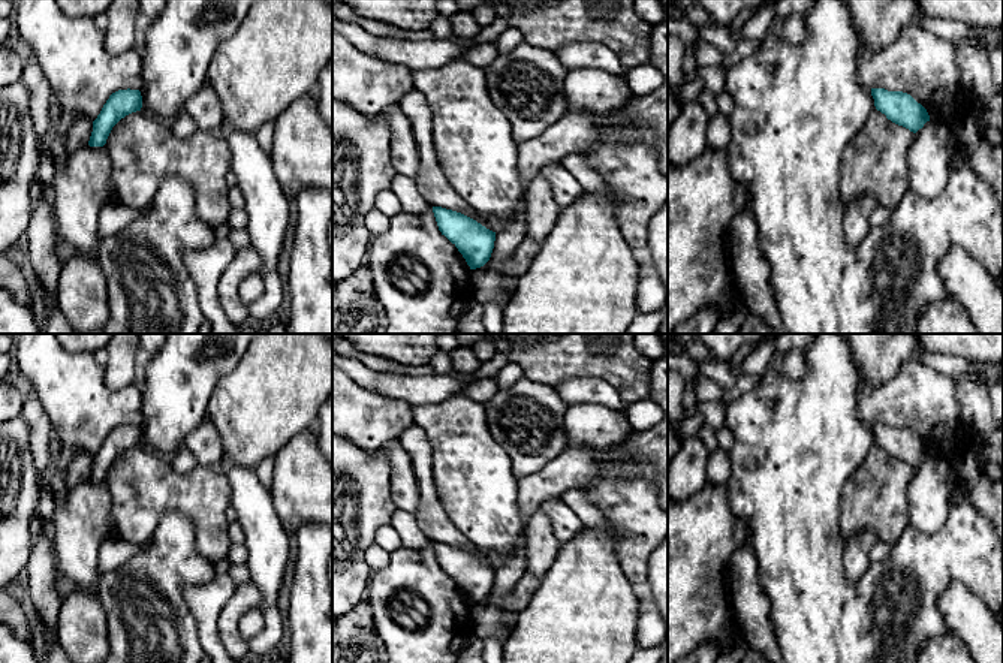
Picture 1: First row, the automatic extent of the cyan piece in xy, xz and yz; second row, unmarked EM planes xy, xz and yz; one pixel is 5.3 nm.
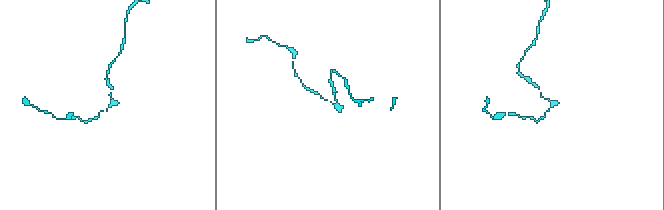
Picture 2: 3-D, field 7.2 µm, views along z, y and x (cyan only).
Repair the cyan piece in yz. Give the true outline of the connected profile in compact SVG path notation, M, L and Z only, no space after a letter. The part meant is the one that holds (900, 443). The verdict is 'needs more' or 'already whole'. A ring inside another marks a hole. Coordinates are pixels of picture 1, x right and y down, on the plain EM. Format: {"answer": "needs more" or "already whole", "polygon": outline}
{"answer": "needs more", "polygon": "M871 424L876 444L841 491L844 546L864 530L894 545L909 525L907 486L915 468L930 456L910 430Z"}

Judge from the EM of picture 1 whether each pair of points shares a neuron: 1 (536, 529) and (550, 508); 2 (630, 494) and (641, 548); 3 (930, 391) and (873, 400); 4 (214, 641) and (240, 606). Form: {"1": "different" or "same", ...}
{"1": "different", "2": "same", "3": "same", "4": "different"}

